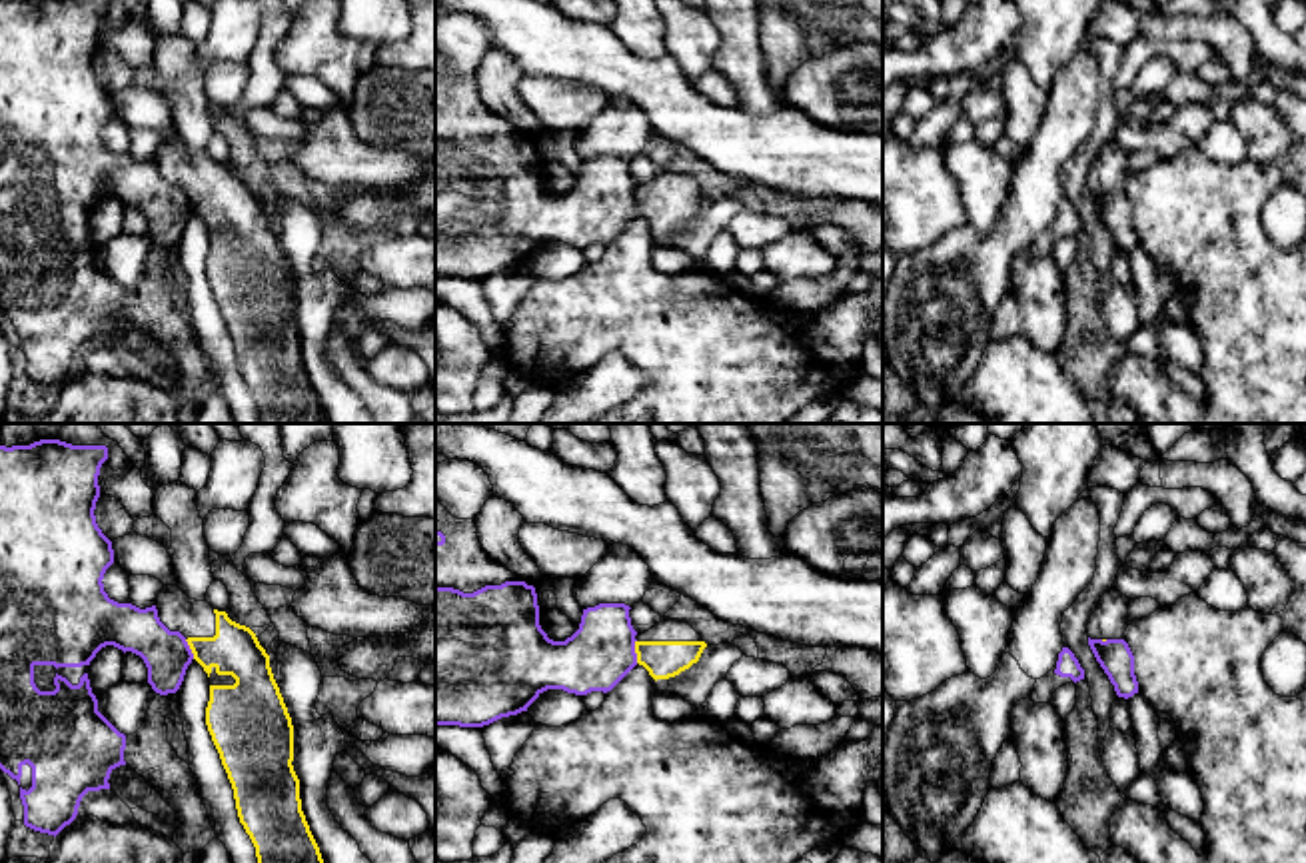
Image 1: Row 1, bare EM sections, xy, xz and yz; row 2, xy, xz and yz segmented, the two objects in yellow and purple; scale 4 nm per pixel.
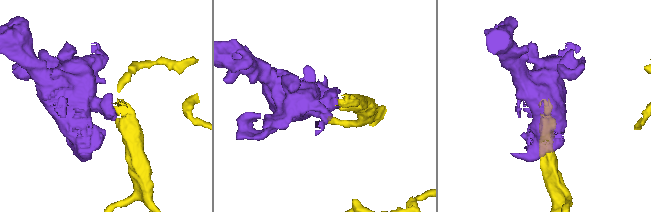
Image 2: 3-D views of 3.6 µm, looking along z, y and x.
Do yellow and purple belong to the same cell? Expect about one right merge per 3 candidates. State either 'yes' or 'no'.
no

